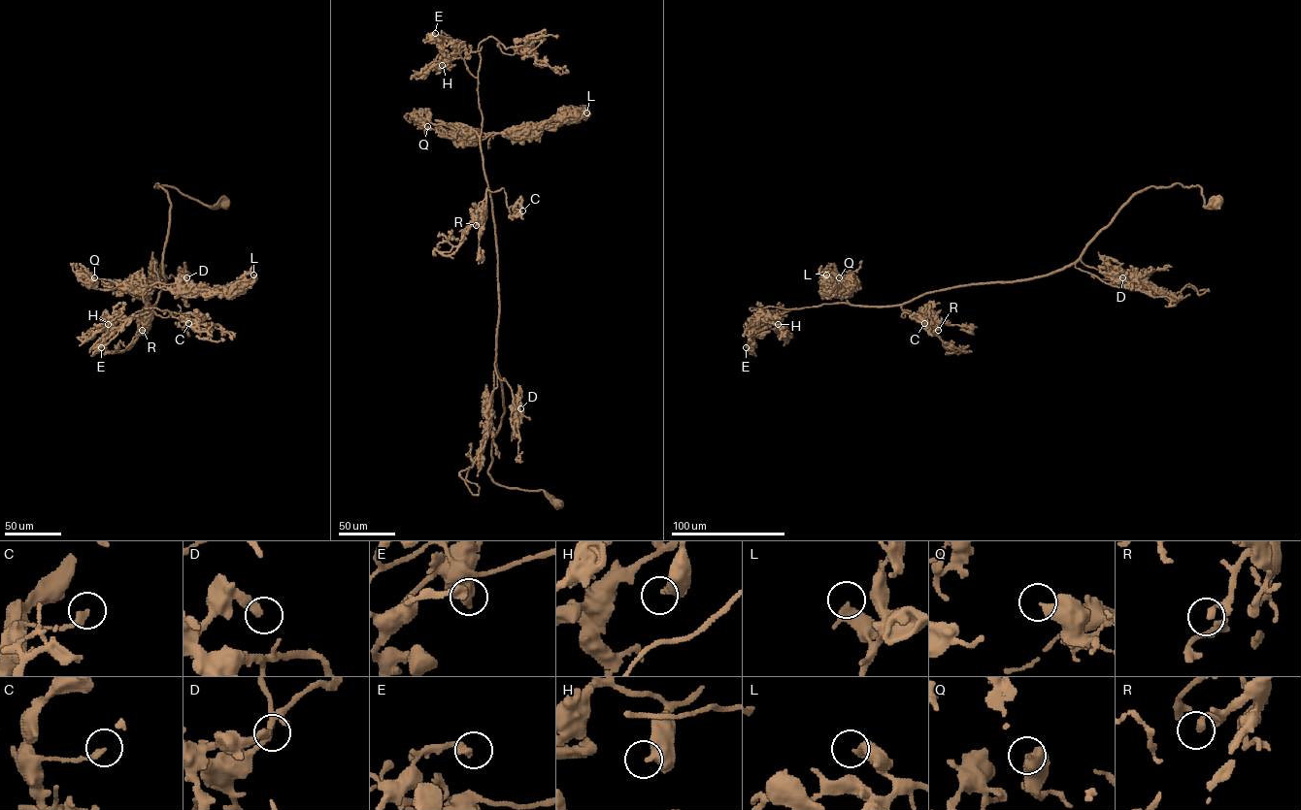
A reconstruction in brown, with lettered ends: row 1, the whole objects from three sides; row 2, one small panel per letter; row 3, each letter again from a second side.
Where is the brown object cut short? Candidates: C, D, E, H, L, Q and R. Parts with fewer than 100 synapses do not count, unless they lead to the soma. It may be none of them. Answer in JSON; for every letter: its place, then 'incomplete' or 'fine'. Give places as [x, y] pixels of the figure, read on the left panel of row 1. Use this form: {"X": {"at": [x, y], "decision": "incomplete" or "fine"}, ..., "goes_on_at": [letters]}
{"C": {"at": [188, 323], "decision": "fine"}, "D": {"at": [186, 277], "decision": "fine"}, "E": {"at": [101, 347], "decision": "fine"}, "H": {"at": [108, 324], "decision": "fine"}, "L": {"at": [253, 275], "decision": "incomplete"}, "Q": {"at": [94, 277], "decision": "fine"}, "R": {"at": [142, 330], "decision": "fine"}, "goes_on_at": ["L"]}

